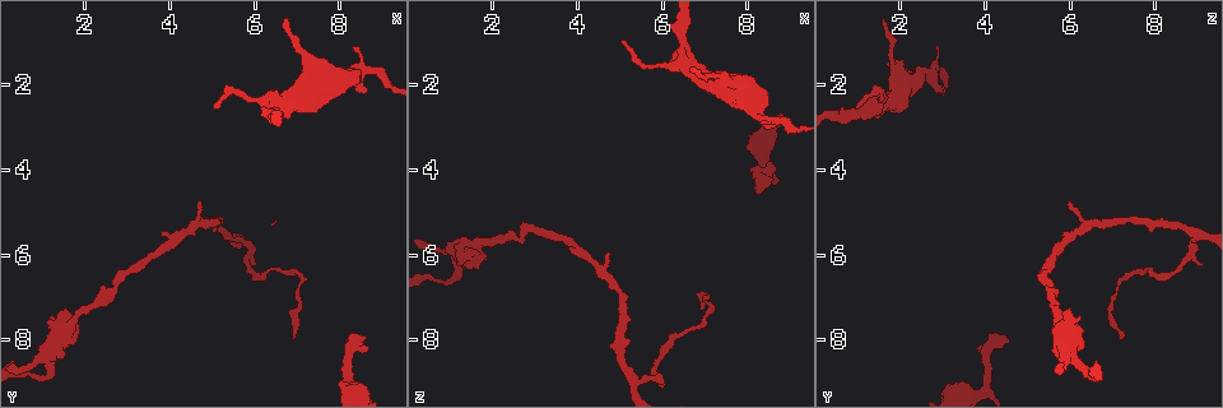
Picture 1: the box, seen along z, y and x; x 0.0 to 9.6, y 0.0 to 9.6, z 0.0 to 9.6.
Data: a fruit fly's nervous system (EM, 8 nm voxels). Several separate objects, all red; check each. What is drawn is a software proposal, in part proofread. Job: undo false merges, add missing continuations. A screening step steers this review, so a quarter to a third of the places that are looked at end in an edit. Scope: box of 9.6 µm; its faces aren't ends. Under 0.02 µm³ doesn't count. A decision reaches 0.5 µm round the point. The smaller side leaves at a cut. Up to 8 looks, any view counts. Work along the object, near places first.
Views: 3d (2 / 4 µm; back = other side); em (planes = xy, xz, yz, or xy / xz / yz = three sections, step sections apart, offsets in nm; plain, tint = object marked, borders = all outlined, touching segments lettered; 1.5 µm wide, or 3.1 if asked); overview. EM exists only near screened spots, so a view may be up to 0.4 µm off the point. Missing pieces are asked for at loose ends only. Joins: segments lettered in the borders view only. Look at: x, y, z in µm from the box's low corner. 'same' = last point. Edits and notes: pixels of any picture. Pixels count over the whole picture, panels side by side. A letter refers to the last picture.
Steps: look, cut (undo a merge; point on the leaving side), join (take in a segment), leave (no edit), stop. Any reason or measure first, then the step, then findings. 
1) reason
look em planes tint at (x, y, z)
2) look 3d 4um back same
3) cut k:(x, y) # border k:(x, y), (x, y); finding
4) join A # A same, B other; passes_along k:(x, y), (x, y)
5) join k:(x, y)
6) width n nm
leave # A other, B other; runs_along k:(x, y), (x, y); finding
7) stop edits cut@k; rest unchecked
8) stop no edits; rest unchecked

sudden change in width
look em xy step 4 tint at (1.75, 7.45, 5.75)

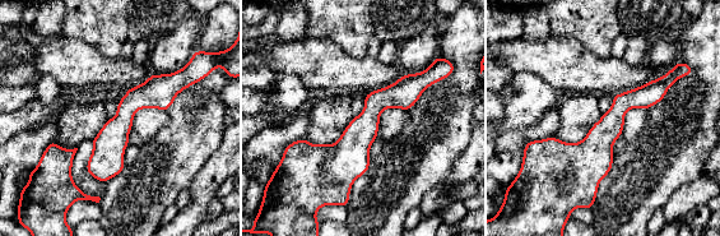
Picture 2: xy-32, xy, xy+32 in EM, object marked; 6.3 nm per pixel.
look em planes borders same

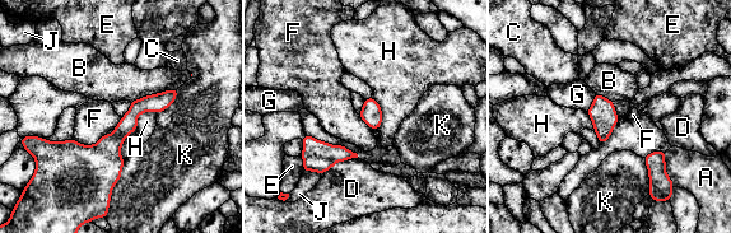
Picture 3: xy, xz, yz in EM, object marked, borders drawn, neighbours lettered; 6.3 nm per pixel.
leave # A other, B other, C other, D other, E other, F other, G other, H other, J other, K other; runs_along 3:(173, 92), (143, 105), (108, 147), (107, 196); one neuron here

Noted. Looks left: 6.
free end
look em xz step 8 borders at (8.20, 7.90, 4.50)

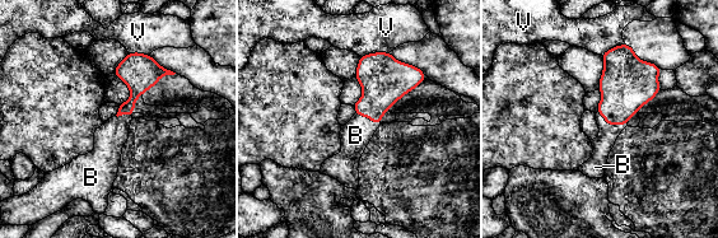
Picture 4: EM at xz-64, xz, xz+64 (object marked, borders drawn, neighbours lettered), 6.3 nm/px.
cut it another way
look em planes borders same

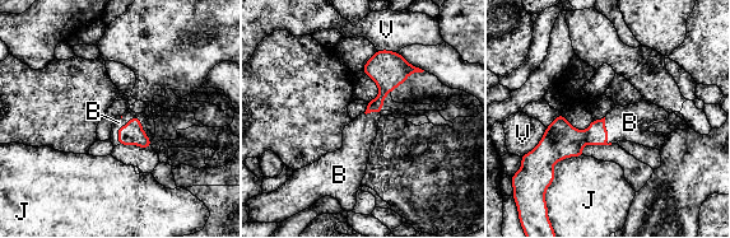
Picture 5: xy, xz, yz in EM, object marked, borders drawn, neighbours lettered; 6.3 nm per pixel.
longest_contact J 280 nm
join B # B same, J other, V other; the neuron continues

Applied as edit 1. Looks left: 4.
thin end
look em planes borders at (6.90, 7.95, 7.25)

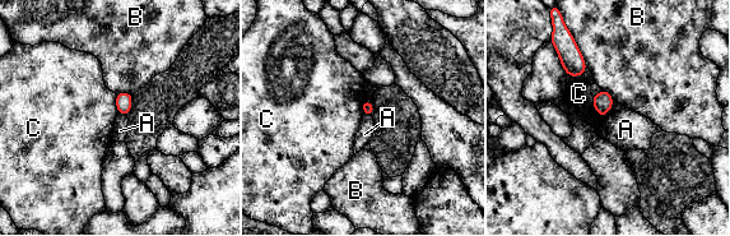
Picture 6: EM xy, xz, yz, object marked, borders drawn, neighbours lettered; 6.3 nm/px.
longest_contact B 240 nm
leave # A other, B other, C other; border 6:(119, 112), (126, 116); no lettered segment goes on from it

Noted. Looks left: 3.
stop edits join@5; rest unchecked

